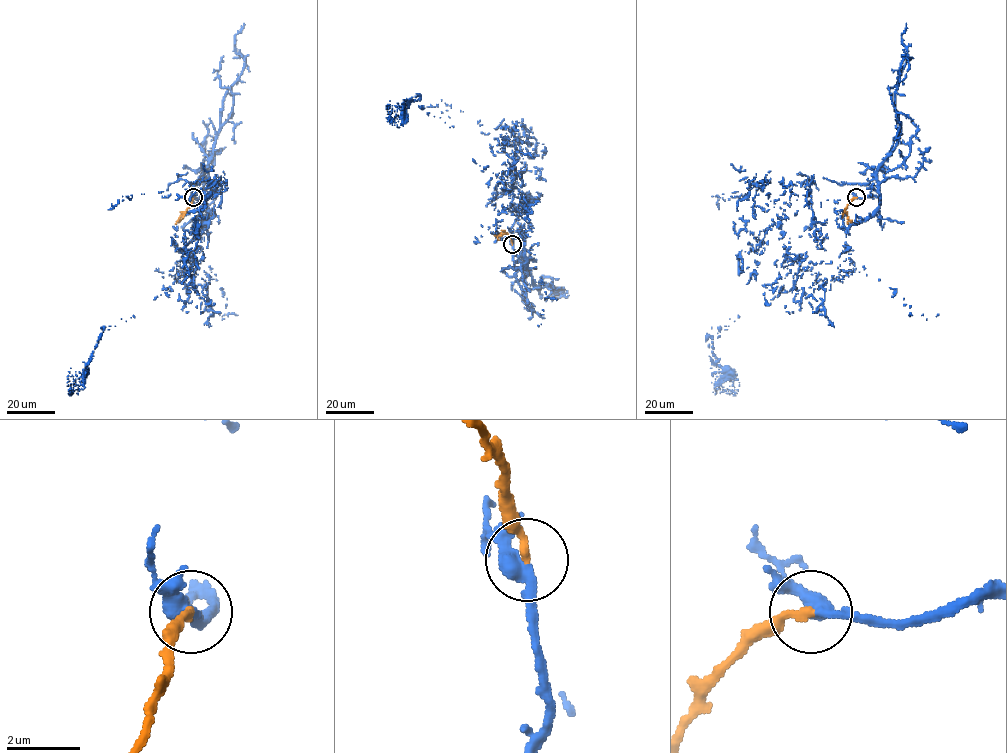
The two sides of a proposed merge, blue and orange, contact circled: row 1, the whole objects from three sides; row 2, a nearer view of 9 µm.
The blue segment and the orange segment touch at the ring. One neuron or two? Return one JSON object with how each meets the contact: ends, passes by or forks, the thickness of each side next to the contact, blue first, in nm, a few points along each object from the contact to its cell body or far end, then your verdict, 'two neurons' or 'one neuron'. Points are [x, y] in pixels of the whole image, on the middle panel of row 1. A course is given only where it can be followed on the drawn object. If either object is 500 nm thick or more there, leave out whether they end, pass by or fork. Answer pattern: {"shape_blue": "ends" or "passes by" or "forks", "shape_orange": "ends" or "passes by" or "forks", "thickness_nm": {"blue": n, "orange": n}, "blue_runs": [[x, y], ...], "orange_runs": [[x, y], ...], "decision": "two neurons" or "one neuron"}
{"shape_blue": "passes by", "shape_orange": "ends", "thickness_nm": {"blue": 400, "orange": 240}, "blue_runs": [[512, 244], [524, 268], [519, 211], [541, 194], [521, 172], [501, 172], [511, 194], [417, 100], [397, 127]], "orange_runs": [[512, 244], [506, 233], [497, 237], [500, 239]], "decision": "one neuron"}

